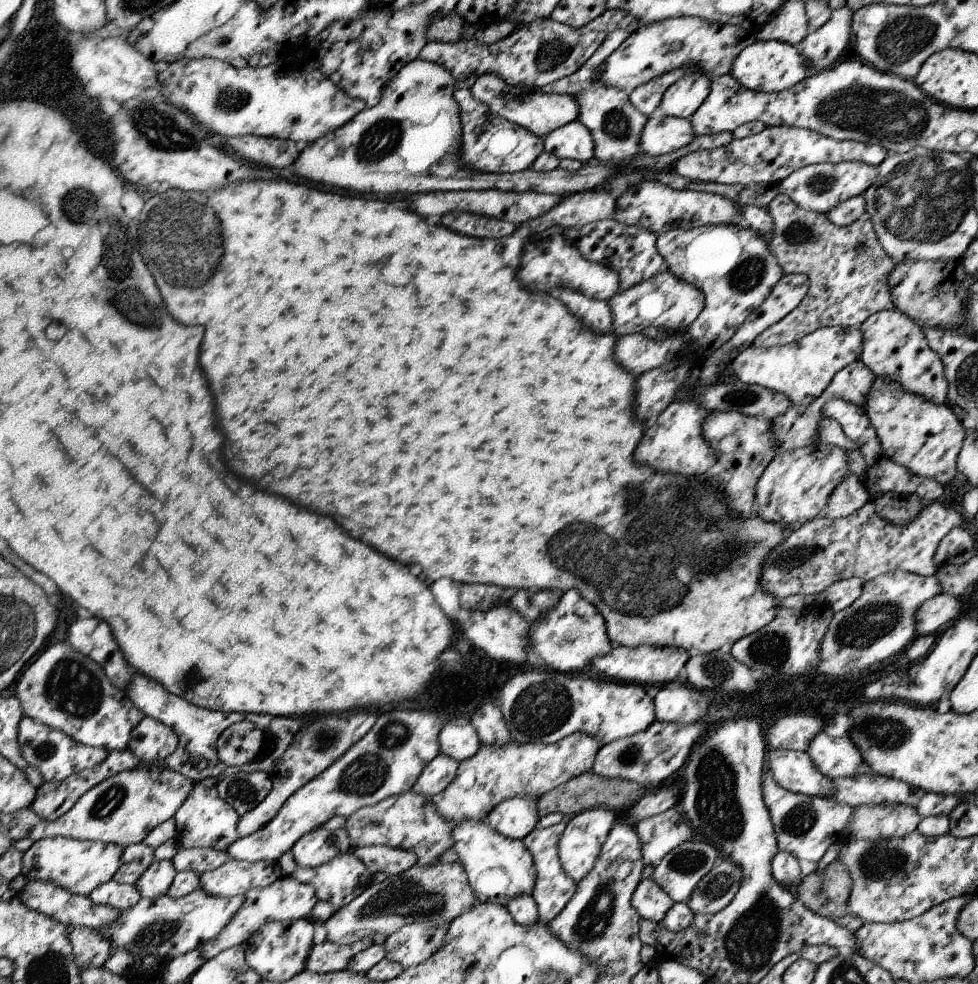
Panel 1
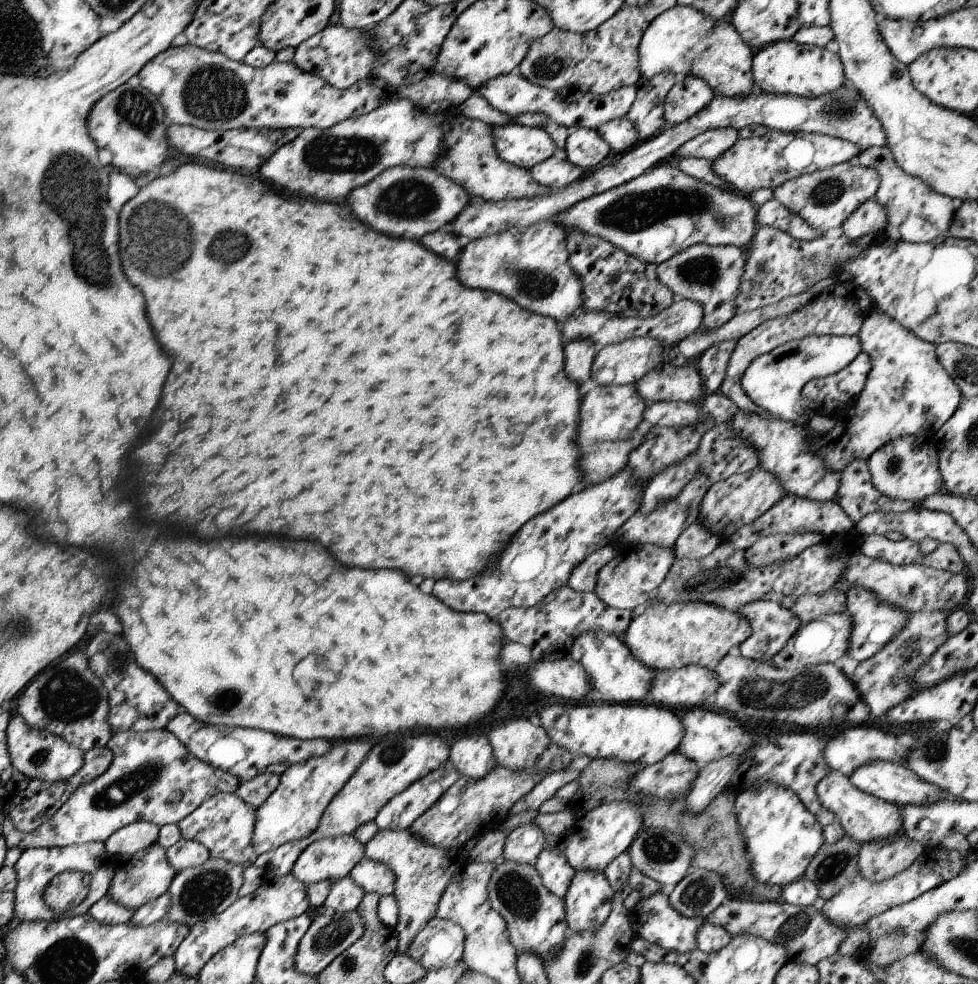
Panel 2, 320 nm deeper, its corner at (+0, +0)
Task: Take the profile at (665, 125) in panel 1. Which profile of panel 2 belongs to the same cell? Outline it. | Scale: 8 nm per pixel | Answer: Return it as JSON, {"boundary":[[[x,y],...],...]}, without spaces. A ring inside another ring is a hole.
{"boundary":[[[626,117],[605,122],[602,126],[597,126],[595,129],[611,146],[612,150],[616,150],[616,152],[625,153],[640,144],[641,139],[637,134],[635,124]]]}

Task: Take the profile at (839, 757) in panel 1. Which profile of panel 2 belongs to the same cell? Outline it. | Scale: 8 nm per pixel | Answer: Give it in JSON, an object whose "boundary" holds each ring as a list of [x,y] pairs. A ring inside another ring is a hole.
{"boundary":[[[874,761],[866,763],[857,768],[850,776],[850,782],[863,790],[865,793],[878,797],[879,799],[891,802],[892,804],[903,807],[904,805],[928,805],[946,800],[949,795],[944,789],[920,778],[906,764],[890,761]]]}

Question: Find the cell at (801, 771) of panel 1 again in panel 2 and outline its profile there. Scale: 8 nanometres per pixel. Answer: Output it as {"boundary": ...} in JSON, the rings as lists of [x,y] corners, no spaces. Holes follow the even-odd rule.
{"boundary":[[[831,770],[817,786],[819,801],[840,820],[846,835],[857,843],[886,843],[903,834],[903,816],[898,805],[856,788],[842,771]]]}

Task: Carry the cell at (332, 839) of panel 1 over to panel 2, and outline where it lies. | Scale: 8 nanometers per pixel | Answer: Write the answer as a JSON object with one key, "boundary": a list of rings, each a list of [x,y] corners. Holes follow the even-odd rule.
{"boundary":[[[344,835],[343,837],[328,837],[313,842],[310,848],[304,850],[299,860],[295,862],[291,873],[307,886],[322,881],[336,881],[349,875],[364,858],[366,858],[366,846],[354,835]]]}

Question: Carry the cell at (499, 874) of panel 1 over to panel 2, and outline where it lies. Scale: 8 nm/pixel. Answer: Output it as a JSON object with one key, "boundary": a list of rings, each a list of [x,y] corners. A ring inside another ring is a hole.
{"boundary":[[[501,859],[492,873],[487,889],[492,908],[505,920],[516,958],[522,953],[532,953],[544,964],[549,957],[561,953],[568,931],[565,902],[544,886],[535,865]]]}

